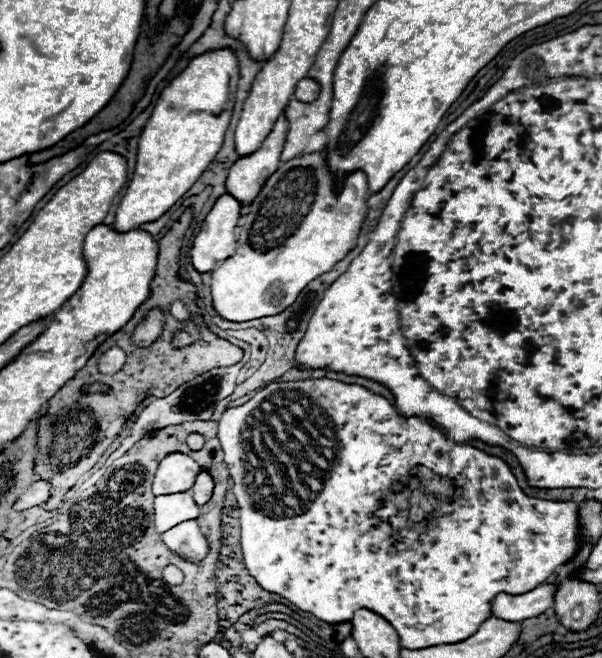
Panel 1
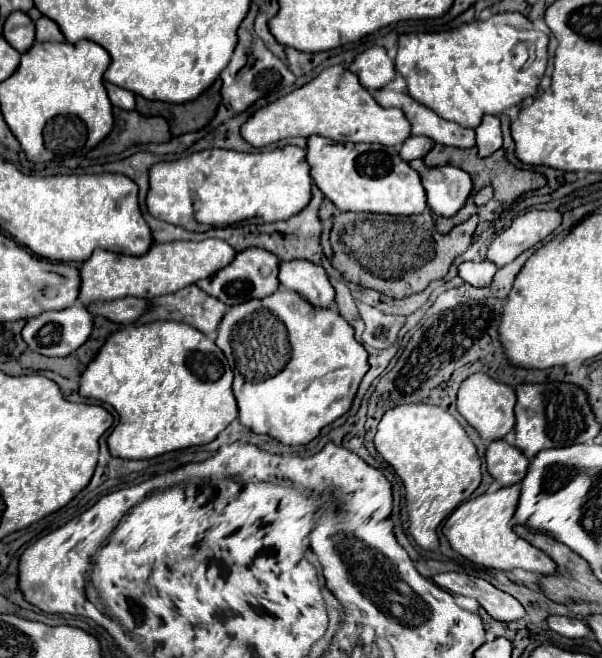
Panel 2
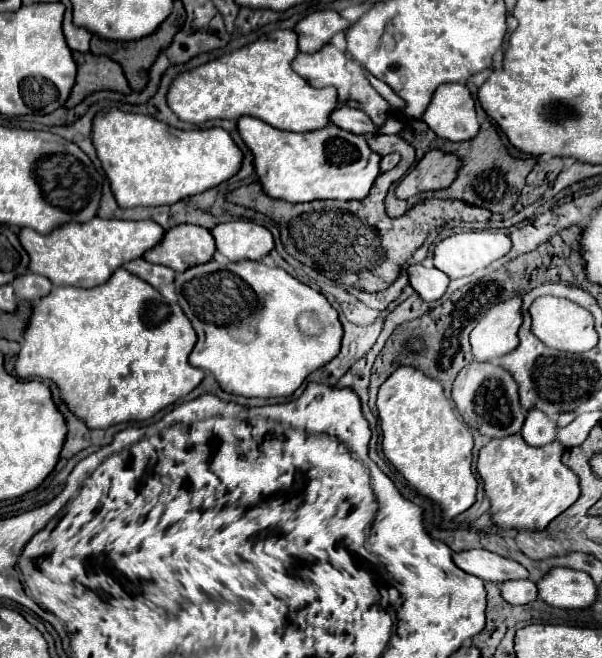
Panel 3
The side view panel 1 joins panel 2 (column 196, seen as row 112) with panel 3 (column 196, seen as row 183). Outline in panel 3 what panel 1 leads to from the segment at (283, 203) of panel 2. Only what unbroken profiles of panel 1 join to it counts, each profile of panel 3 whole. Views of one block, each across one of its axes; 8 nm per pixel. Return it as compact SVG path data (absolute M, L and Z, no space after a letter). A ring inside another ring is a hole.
M104 110L96 114L94 128L92 128L92 140L98 152L98 158L102 162L102 168L106 170L110 178L112 192L116 196L116 202L122 208L132 206L170 206L172 202L180 202L184 198L190 198L194 194L202 194L210 188L220 186L222 182L236 176L242 168L244 154L238 148L238 144L232 140L232 136L224 128L206 128L206 130L178 130L164 122L154 120L152 116L142 114L130 114L122 110Z

